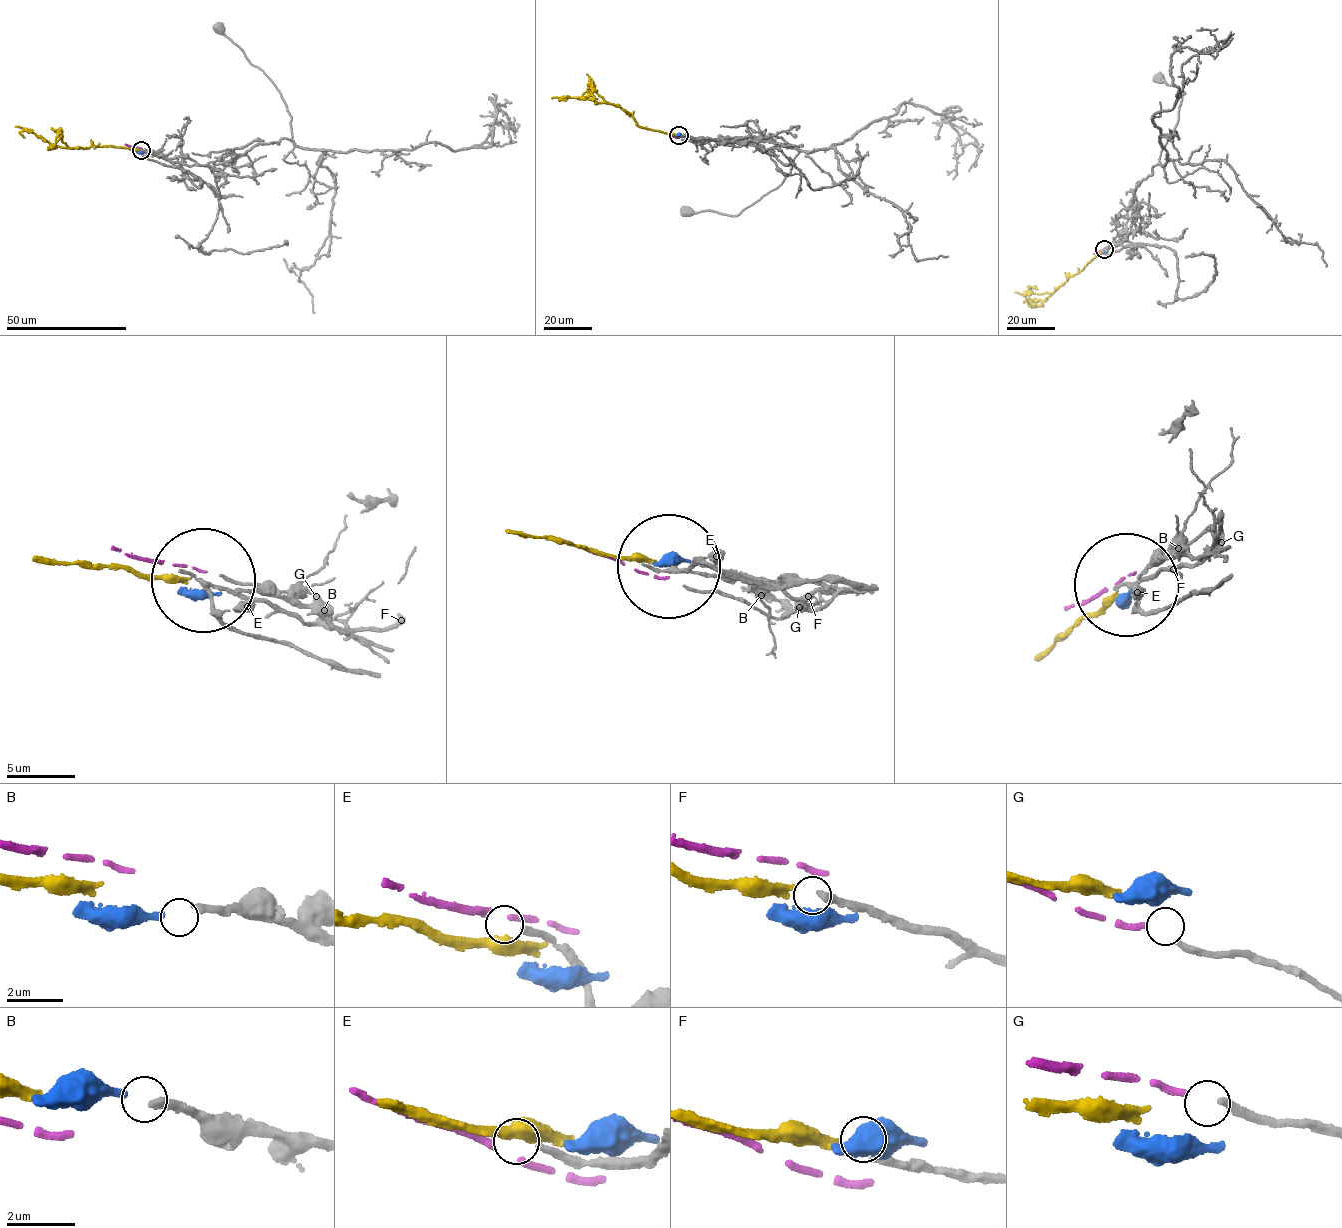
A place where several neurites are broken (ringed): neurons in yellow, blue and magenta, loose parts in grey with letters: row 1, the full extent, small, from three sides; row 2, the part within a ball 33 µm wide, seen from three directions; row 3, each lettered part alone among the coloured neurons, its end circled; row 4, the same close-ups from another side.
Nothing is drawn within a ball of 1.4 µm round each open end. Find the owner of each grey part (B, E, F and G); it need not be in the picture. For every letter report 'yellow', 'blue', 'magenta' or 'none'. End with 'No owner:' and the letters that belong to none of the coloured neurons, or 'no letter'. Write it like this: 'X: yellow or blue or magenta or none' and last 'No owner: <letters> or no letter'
B: blue
E: none
F: yellow
G: magenta
No owner: E

